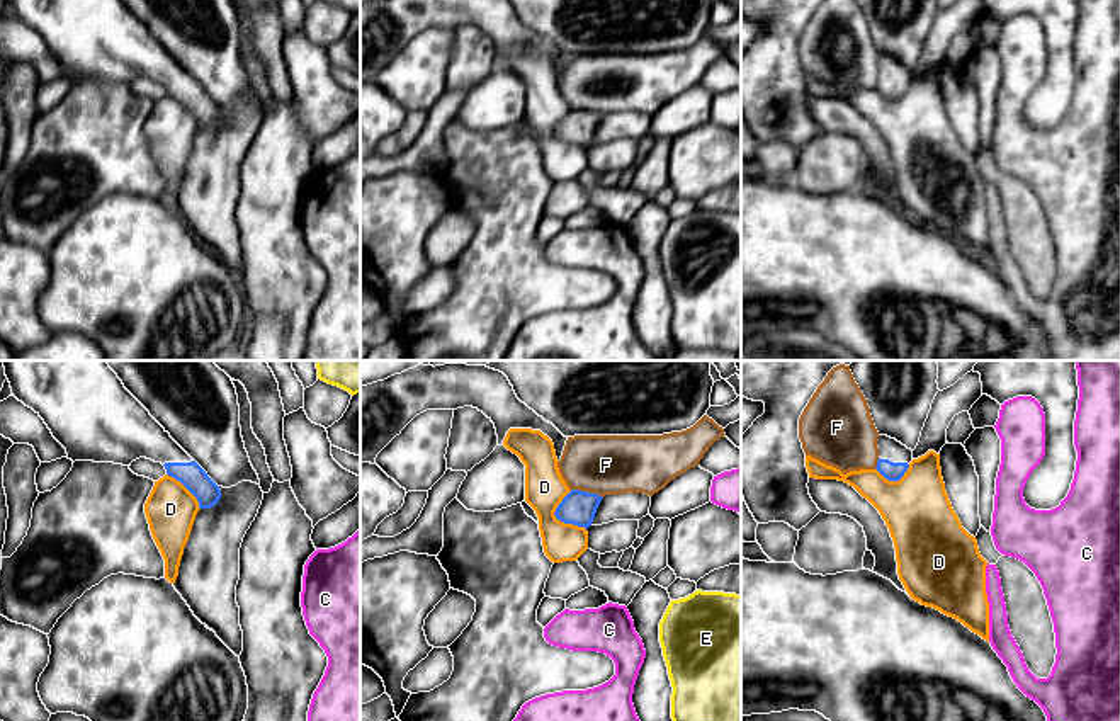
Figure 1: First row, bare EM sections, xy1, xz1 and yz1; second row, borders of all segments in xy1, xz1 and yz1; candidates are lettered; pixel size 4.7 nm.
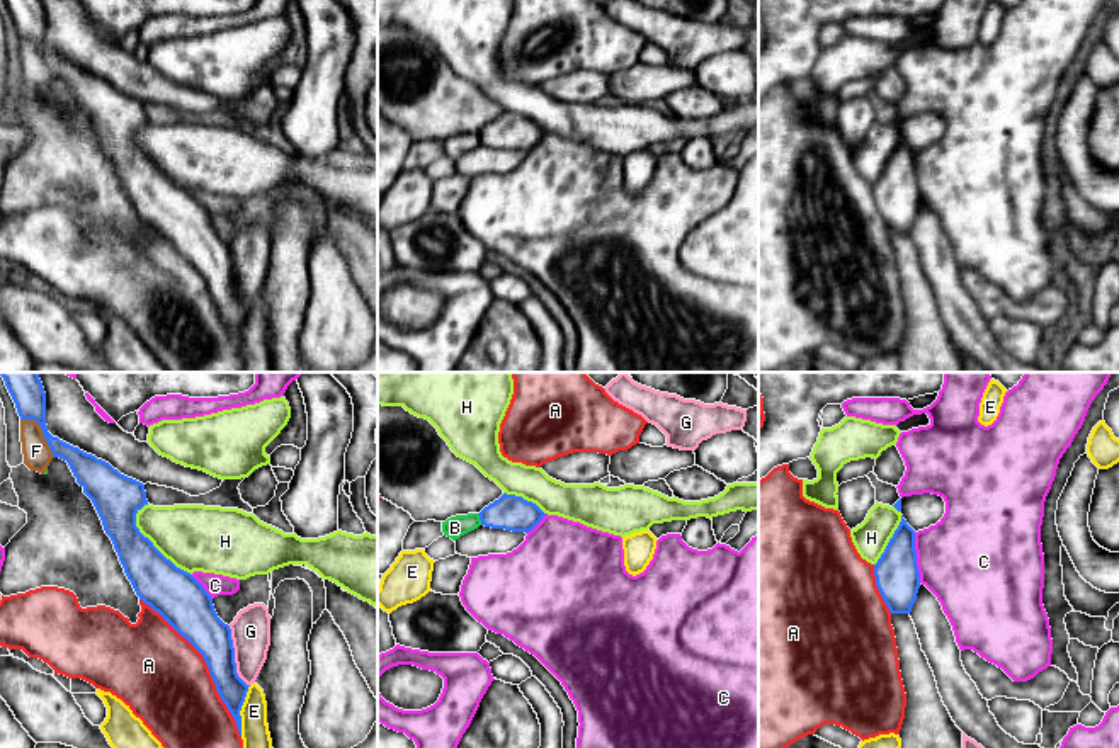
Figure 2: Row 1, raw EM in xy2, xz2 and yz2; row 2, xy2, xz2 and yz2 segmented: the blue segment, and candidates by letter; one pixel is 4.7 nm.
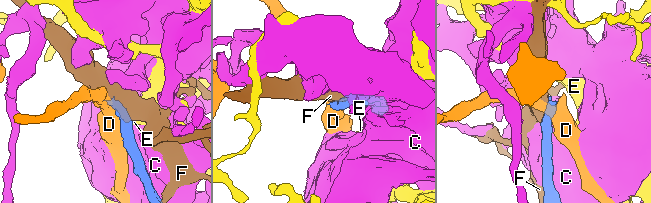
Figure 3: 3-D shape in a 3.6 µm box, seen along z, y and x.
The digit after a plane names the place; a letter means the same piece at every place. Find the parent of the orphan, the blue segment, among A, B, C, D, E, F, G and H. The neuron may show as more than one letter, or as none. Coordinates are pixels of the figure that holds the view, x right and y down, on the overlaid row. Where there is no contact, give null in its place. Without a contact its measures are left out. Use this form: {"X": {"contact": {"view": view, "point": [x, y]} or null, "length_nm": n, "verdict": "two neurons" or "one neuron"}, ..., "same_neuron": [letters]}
{"A": {"contact": {"view": "xy2", "point": [206, 663]}, "length_nm": 800, "verdict": "two neurons"}, "B": {"contact": {"view": "xz2", "point": [480, 519]}, "length_nm": 60, "verdict": "two neurons"}, "C": {"contact": {"view": "yz2", "point": [915, 558]}, "length_nm": 240, "verdict": "two neurons"}, "D": {"contact": {"view": "xz1", "point": [558, 519]}, "length_nm": 200, "verdict": "two neurons"}, "E": {"contact": {"view": "xy2", "point": [240, 709]}, "length_nm": 240, "verdict": "two neurons"}, "F": {"contact": {"view": "xy2", "point": [43, 432]}, "length_nm": 240, "verdict": "two neurons"}, "G": {"contact": {"view": "xy2", "point": [233, 657]}, "length_nm": 300, "verdict": "two neurons"}, "H": {"contact": {"view": "xy2", "point": [152, 543]}, "length_nm": 400, "verdict": "two neurons"}, "same_neuron": []}

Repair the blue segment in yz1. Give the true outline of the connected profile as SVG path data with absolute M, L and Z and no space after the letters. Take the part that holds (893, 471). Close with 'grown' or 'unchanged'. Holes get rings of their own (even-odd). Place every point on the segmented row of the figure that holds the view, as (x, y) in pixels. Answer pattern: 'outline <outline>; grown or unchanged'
outline M879 435L879 461L877 471L889 481L899 481L913 461L913 451L891 439L887 435Z; grown

